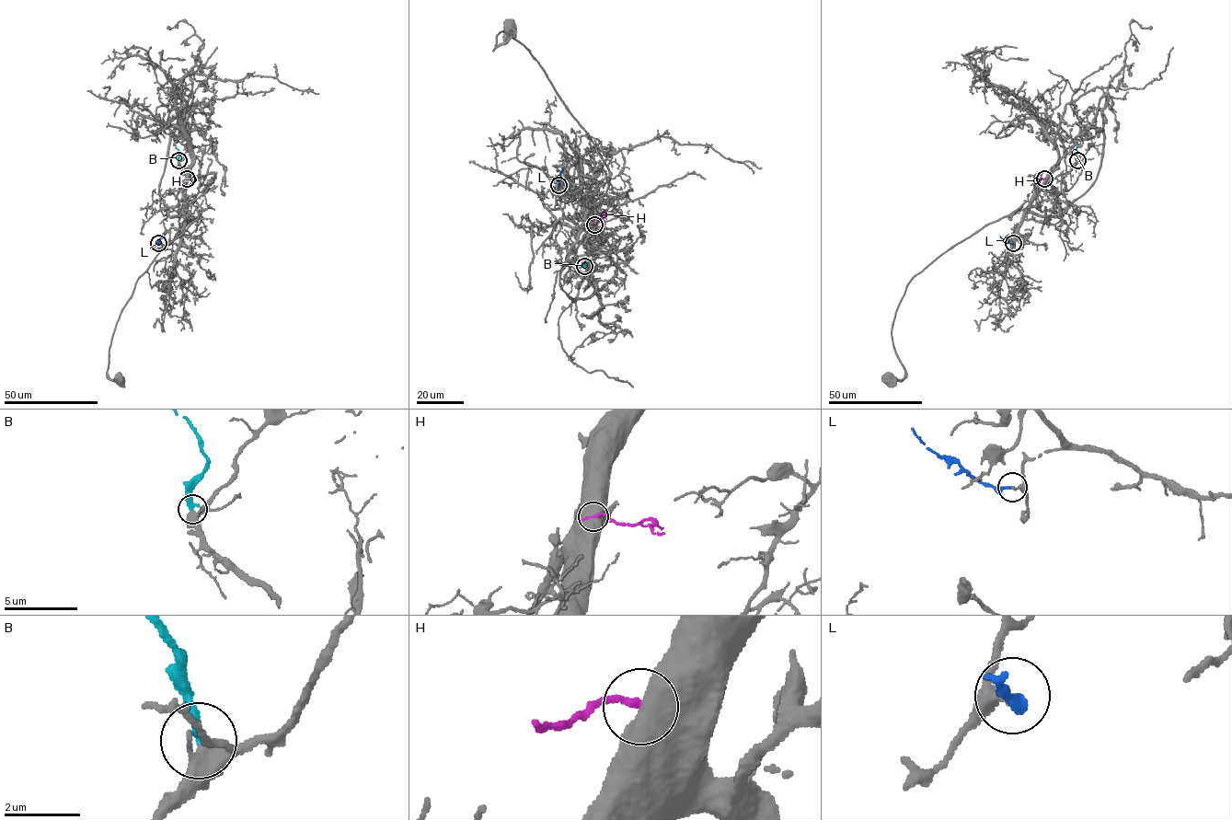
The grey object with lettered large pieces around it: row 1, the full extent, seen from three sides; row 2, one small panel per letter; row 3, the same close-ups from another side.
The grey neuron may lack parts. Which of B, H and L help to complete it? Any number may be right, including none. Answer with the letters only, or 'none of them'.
B

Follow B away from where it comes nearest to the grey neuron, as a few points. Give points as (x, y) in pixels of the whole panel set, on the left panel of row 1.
B: (178, 160), (180, 154), (176, 146)

